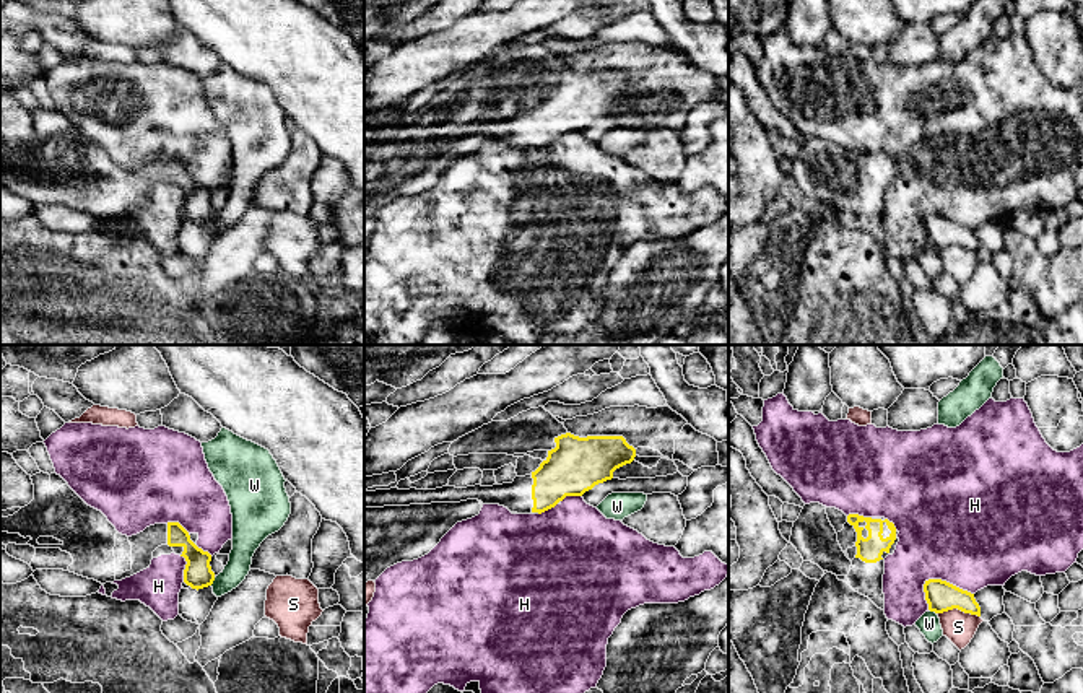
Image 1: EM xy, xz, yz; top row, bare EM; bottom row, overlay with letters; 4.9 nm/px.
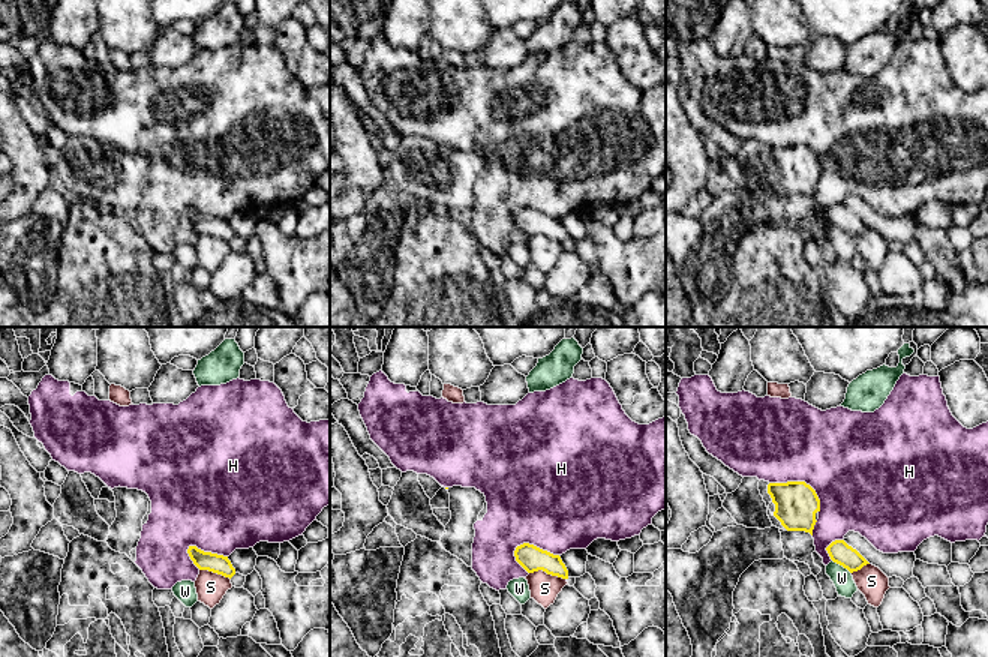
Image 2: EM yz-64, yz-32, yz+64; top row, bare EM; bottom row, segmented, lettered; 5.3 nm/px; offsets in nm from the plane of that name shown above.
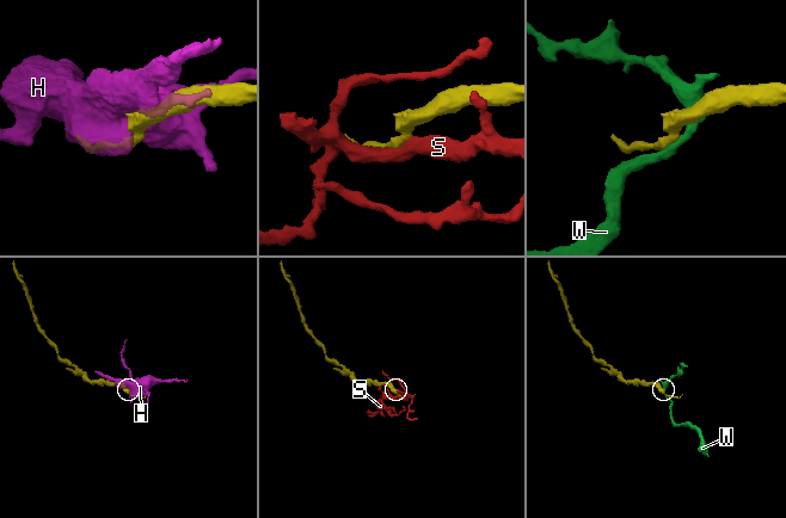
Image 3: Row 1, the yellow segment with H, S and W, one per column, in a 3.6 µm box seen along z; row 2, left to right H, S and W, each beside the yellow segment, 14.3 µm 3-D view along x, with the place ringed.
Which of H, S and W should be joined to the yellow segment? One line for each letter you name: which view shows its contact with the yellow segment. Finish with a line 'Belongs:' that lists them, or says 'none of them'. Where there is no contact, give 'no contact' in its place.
Belongs: none of them

